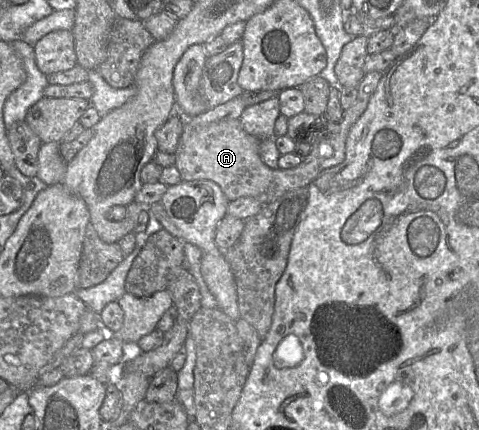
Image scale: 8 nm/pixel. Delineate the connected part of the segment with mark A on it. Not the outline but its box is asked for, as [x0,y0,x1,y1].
[175,72,383,204]

